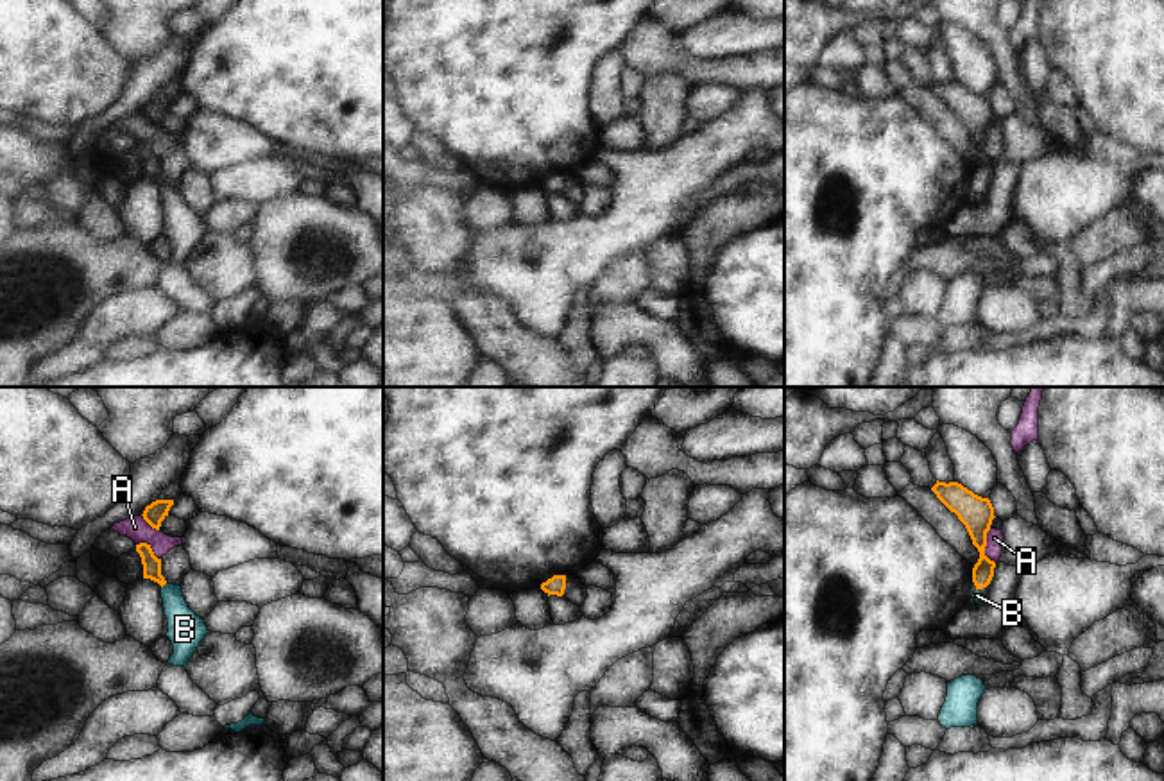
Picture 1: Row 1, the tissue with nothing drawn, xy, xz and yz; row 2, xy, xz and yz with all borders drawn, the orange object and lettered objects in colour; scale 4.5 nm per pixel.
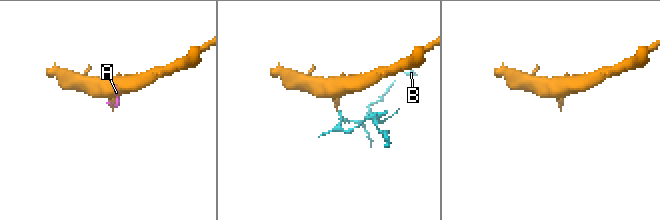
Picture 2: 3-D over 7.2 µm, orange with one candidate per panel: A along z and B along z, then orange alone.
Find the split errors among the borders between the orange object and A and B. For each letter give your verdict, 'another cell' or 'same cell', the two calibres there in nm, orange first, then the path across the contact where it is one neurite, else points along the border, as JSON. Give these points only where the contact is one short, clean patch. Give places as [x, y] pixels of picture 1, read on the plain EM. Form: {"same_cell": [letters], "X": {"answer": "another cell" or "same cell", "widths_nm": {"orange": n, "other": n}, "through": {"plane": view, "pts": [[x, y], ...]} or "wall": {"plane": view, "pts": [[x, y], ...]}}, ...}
{"same_cell": ["B"], "A": {"answer": "another cell", "widths_nm": {"orange": 150, "other": 80}, "wall": {"plane": "yz", "pts": [[989, 128], [985, 153], [994, 162]]}}, "B": {"answer": "same cell", "widths_nm": {"orange": 80, "other": 160}, "through": {"plane": "xy", "pts": [[151, 162], [153, 171], [163, 183], [172, 194], [185, 228]]}}}

